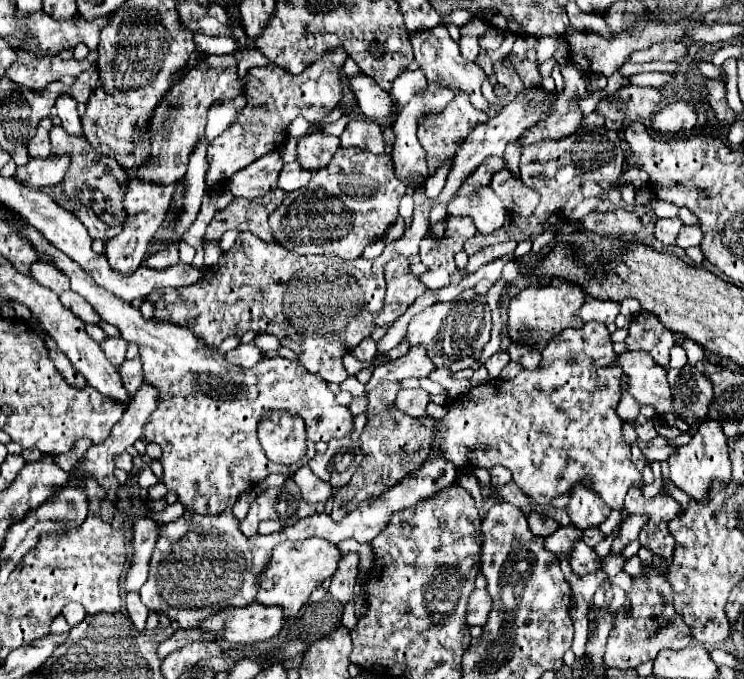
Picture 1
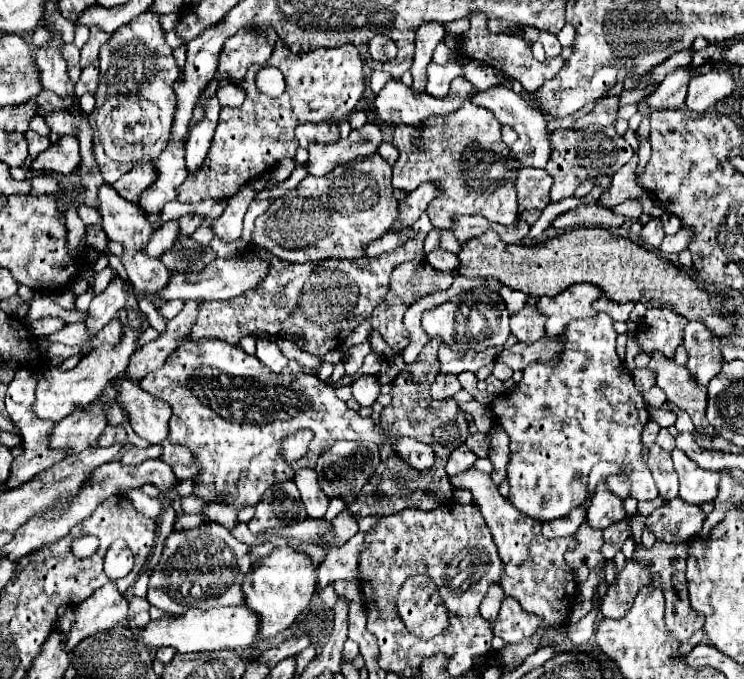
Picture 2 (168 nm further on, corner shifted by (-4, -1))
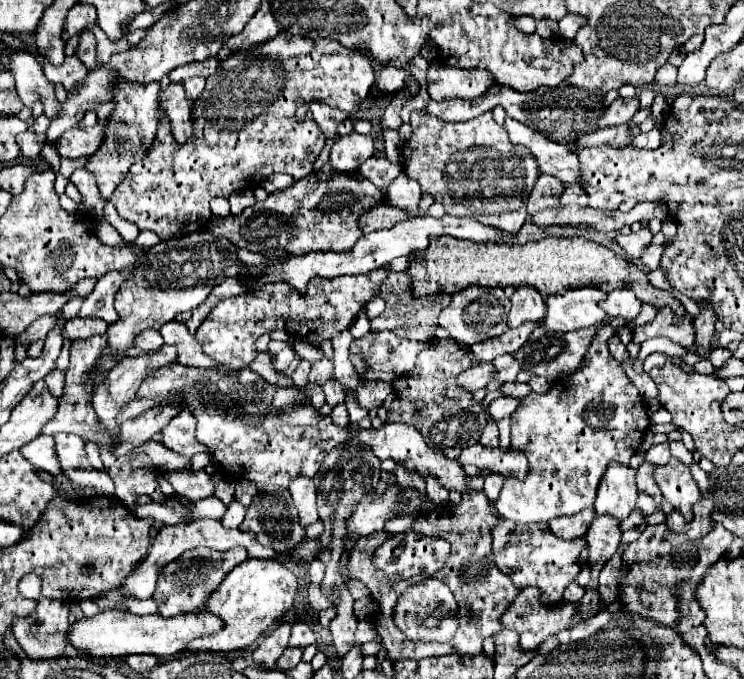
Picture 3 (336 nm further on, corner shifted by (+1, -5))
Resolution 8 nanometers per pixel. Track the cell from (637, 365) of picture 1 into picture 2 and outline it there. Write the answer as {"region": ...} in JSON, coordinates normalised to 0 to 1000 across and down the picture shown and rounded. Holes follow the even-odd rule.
{"region":[[[880,518],[872,539],[883,548],[883,568],[897,580],[897,589],[915,598],[927,613],[934,629],[948,629],[950,601],[950,571],[934,563],[934,554],[923,539]]]}

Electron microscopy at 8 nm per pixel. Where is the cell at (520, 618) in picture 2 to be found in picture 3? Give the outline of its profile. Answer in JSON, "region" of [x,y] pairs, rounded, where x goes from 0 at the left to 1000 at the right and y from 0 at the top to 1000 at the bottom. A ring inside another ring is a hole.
{"region":[[[707,866],[702,869],[702,875],[694,881],[694,887],[680,898],[680,904],[675,904],[672,916],[677,919],[677,925],[683,928],[694,928],[696,931],[696,948],[702,957],[718,957],[726,946],[731,946],[737,937],[745,937],[750,934],[769,910],[772,901],[782,901],[785,910],[793,910],[798,907],[801,901],[806,898],[806,881],[804,881],[804,872],[788,872],[785,881],[777,887],[777,890],[763,890],[763,887],[753,887],[747,892],[728,892],[728,887],[723,887],[723,869],[718,866]]]}

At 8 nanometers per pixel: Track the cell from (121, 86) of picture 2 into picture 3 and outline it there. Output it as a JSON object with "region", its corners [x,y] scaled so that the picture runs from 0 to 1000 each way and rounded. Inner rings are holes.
{"region":[[[164,121],[164,133],[153,133],[153,162],[142,174],[140,186],[140,206],[137,215],[118,233],[116,250],[121,250],[129,259],[134,286],[140,295],[148,292],[153,277],[164,268],[169,259],[172,247],[191,236],[194,227],[202,221],[210,191],[215,183],[215,150],[212,150],[212,135],[215,135],[215,121],[199,121],[199,124],[183,124],[183,121]],[[161,206],[161,209],[153,209]]]}

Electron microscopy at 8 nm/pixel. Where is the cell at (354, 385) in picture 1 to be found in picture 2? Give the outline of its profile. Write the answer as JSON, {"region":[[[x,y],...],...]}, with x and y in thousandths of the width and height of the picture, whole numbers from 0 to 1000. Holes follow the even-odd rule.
{"region":[[[488,504],[488,507],[472,510],[472,513],[464,518],[464,530],[461,530],[461,536],[464,536],[464,548],[466,548],[466,551],[480,548],[480,545],[485,542],[485,536],[488,536],[491,521],[496,521],[496,518],[499,518],[496,504]]]}

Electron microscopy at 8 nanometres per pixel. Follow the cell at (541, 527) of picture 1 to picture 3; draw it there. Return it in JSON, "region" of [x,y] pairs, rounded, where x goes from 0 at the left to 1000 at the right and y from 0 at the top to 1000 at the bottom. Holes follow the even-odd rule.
{"region":[[[790,748],[766,763],[745,763],[745,769],[737,769],[737,775],[739,775],[739,784],[747,786],[750,792],[772,795],[788,786],[796,766],[798,766],[798,751]]]}

